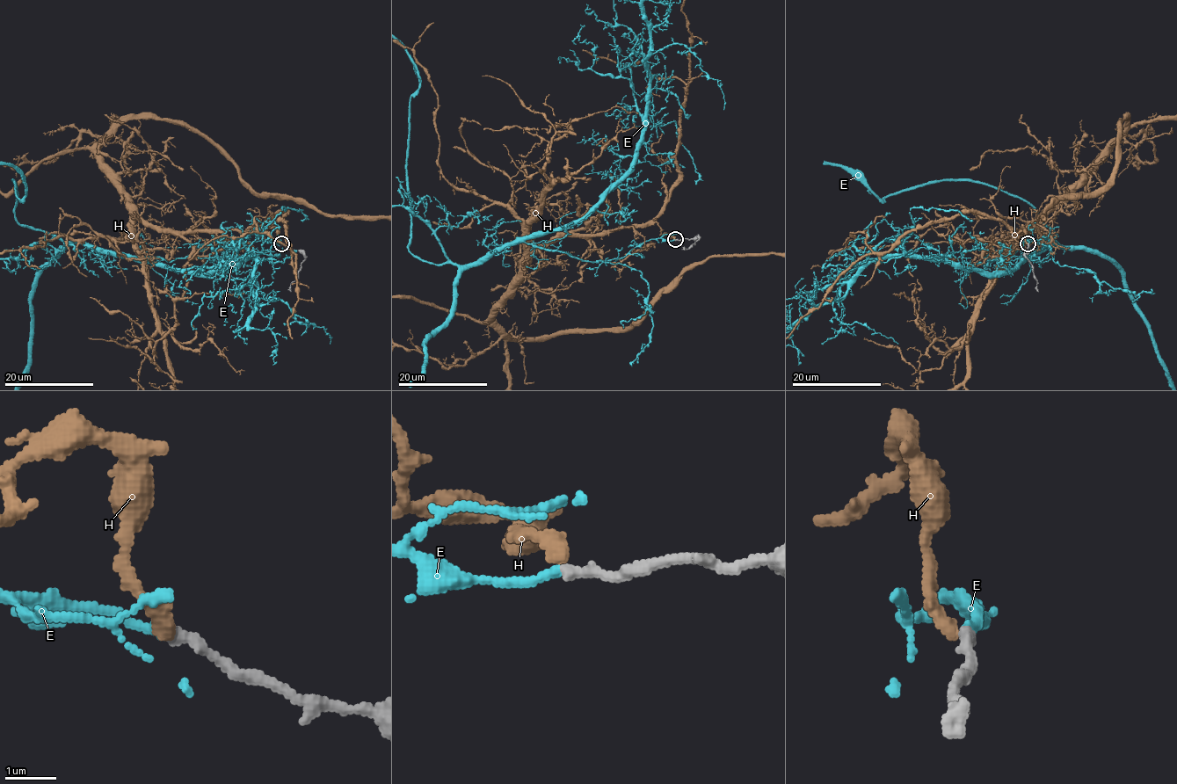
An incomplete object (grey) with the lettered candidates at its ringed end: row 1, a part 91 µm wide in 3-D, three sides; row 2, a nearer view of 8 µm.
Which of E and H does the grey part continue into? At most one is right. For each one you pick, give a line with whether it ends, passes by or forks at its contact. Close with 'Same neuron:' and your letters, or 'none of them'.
E: it ends there
Same neuron: E

